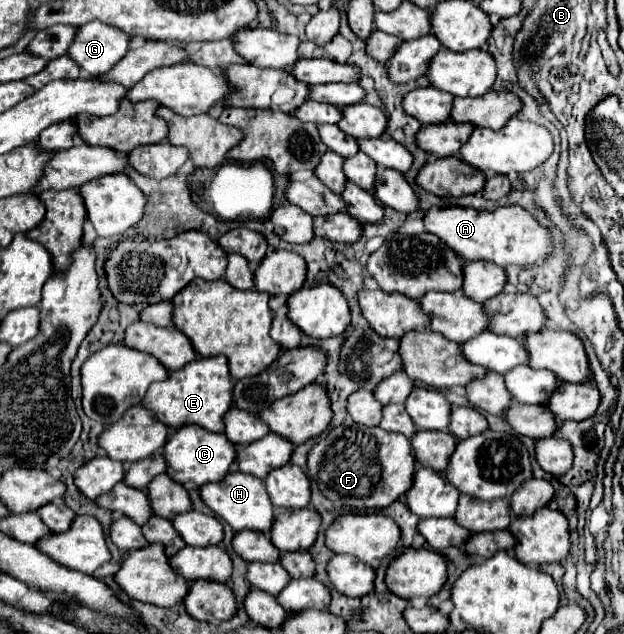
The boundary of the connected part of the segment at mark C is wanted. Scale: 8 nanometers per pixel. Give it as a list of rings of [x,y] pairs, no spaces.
[[[192,424],[172,432],[168,436],[164,452],[168,462],[168,476],[180,484],[194,482],[196,486],[204,486],[210,482],[220,482],[220,478],[224,478],[230,472],[232,464],[236,462],[236,444],[228,442],[226,434],[200,430],[200,426]]]

